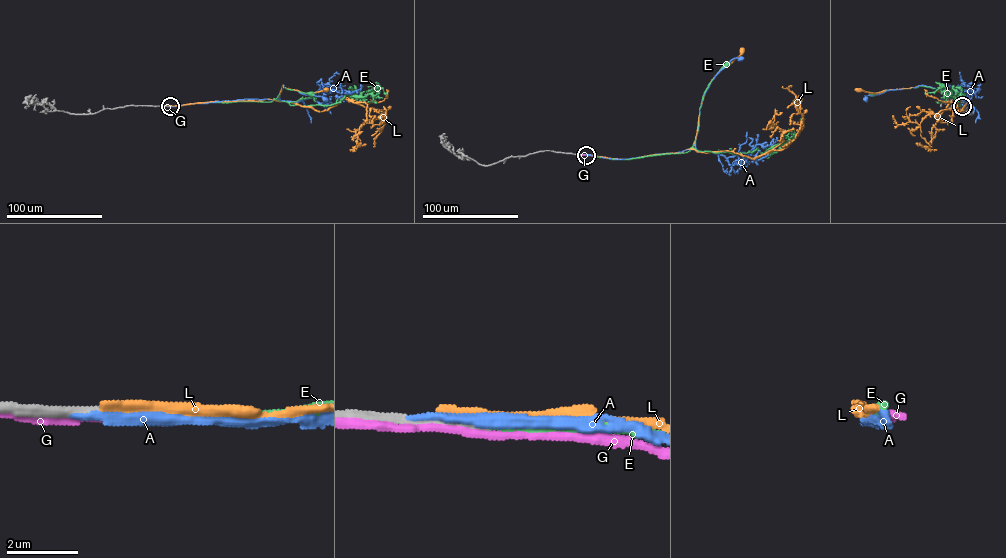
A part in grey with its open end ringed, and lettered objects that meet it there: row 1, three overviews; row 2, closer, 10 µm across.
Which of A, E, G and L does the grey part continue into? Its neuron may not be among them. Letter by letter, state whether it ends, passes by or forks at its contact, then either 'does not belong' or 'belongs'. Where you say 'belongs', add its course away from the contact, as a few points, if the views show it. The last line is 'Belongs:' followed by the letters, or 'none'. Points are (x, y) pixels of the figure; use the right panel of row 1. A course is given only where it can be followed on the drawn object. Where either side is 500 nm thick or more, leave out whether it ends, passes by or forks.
A: it ends | does not belong
E: it ends | belongs | via (962, 106), (966, 102), (923, 86), (871, 93)
G: it passes by | does not belong
L: it ends | does not belong
Belongs: E

